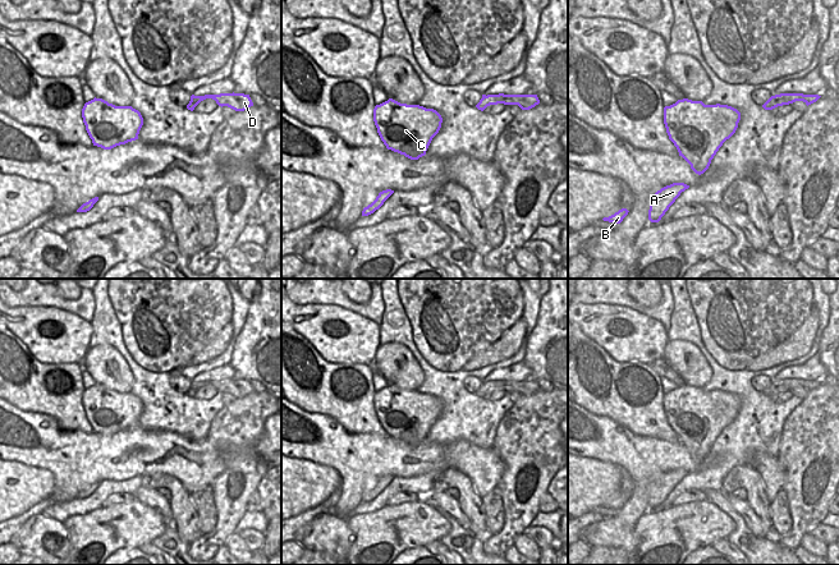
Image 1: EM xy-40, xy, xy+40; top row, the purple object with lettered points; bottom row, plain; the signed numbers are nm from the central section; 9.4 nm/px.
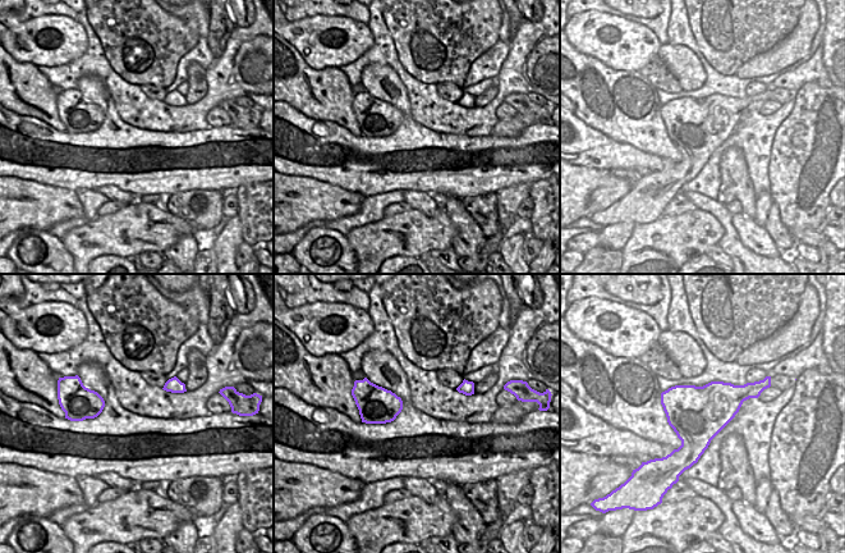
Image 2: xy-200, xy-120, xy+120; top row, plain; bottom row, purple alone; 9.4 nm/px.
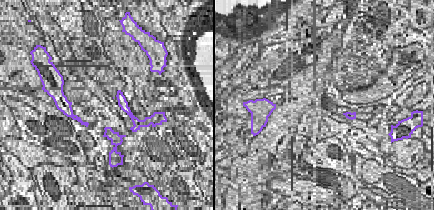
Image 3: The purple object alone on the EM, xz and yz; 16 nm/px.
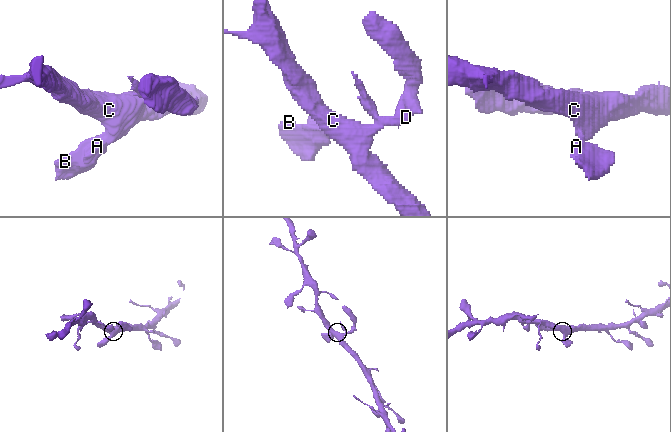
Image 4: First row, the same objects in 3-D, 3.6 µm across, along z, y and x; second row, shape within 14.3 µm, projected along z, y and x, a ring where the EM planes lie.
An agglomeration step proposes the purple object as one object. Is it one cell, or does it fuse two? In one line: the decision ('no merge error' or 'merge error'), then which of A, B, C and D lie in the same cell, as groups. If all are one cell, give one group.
no merge error; A B C D

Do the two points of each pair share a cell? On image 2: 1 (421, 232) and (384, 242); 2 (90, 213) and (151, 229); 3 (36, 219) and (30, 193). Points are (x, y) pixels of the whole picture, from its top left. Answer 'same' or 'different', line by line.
1: same
2: different
3: same

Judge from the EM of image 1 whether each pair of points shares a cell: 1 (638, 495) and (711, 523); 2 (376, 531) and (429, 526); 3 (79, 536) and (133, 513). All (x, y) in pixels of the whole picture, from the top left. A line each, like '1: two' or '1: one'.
1: two
2: one
3: one

